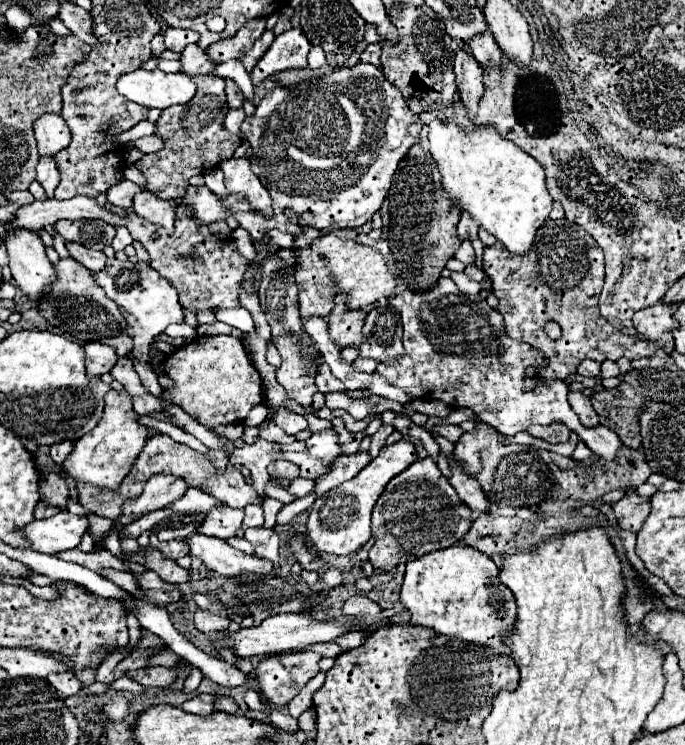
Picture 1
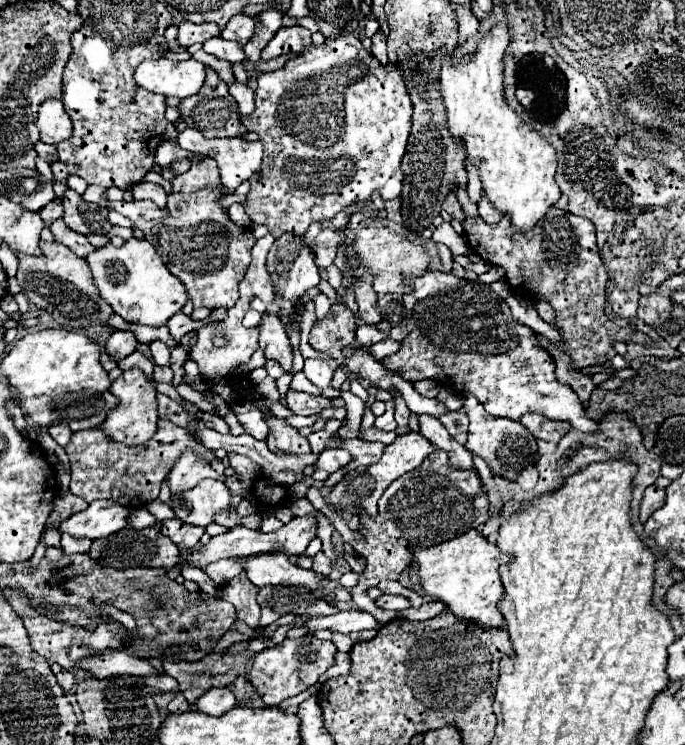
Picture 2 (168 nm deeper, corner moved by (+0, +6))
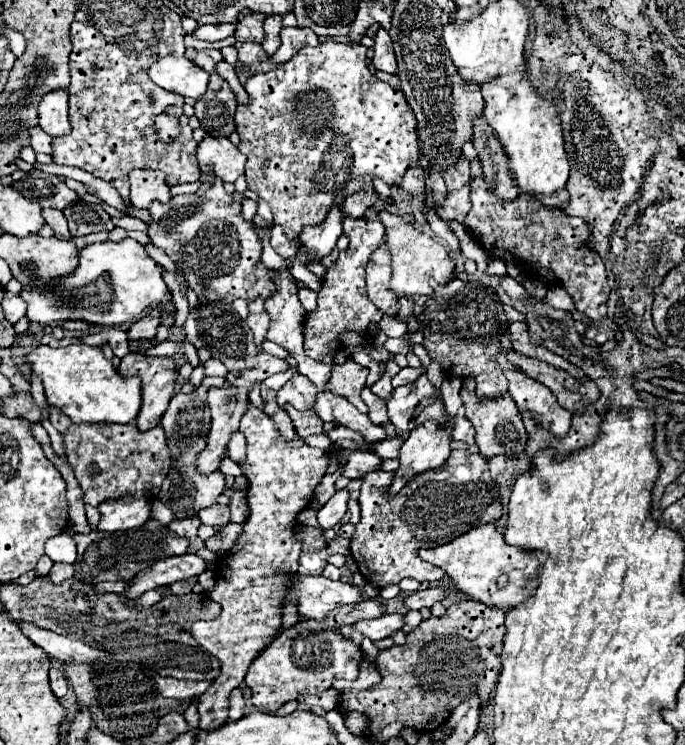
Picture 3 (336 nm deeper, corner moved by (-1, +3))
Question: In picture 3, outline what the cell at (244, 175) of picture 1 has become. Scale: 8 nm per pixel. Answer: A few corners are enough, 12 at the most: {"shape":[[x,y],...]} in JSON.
{"shape":[[205,135],[197,145],[201,171],[235,183],[245,155],[227,137]]}

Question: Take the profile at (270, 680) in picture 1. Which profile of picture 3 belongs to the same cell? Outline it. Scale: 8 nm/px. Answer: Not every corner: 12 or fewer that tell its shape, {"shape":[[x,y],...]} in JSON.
{"shape":[[283,631],[251,663],[251,703],[283,703],[357,679],[363,655],[341,633]]}

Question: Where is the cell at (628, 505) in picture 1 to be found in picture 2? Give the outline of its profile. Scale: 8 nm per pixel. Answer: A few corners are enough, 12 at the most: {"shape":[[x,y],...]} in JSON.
{"shape":[[646,488],[640,520],[646,522],[666,502],[666,488]]}

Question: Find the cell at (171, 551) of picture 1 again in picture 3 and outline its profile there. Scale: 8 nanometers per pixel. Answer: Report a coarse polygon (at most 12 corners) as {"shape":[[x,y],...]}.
{"shape":[[175,519],[169,523],[169,529],[177,537],[197,539],[197,529],[201,521]]}

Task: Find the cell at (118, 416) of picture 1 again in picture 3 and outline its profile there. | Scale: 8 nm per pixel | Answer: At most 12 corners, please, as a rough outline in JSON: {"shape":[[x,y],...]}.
{"shape":[[129,353],[123,379],[141,379],[139,431],[159,425],[177,379],[175,361]]}

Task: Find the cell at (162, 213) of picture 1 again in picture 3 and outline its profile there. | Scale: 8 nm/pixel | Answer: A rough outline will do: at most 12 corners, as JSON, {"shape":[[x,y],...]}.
{"shape":[[163,171],[129,173],[131,203],[147,209],[151,201],[171,199]]}

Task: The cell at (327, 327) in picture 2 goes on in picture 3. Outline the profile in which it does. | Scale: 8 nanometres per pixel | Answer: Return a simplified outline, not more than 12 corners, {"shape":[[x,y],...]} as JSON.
{"shape":[[347,355],[345,363],[331,365],[325,387],[343,395],[361,413],[369,407],[359,393],[369,375]]}

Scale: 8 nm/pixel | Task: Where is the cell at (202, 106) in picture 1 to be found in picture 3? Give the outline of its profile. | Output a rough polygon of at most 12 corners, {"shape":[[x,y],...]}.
{"shape":[[217,73],[195,103],[207,135],[235,131],[235,95]]}

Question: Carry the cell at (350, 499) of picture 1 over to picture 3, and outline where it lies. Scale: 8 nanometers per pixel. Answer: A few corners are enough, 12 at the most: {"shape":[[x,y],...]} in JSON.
{"shape":[[427,421],[399,449],[389,493],[451,453],[451,431]]}

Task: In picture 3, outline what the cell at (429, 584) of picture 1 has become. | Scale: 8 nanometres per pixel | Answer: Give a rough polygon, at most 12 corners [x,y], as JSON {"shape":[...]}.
{"shape":[[495,525],[419,555],[453,591],[499,609],[521,603],[543,551]]}

